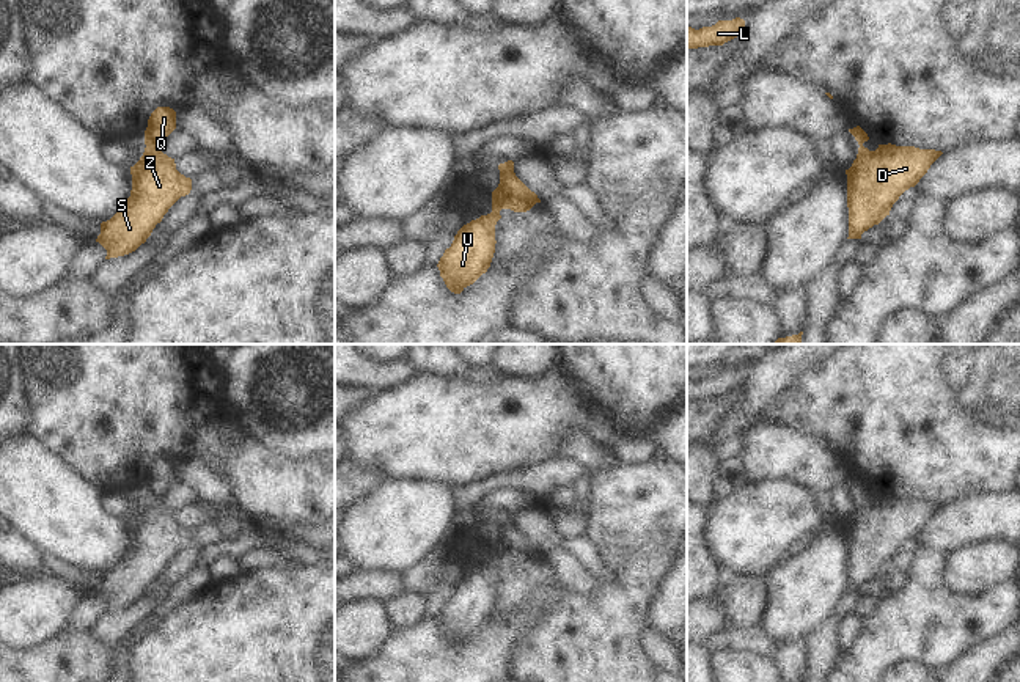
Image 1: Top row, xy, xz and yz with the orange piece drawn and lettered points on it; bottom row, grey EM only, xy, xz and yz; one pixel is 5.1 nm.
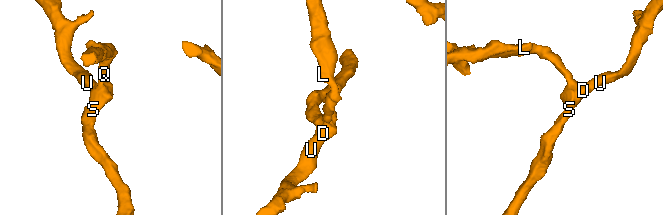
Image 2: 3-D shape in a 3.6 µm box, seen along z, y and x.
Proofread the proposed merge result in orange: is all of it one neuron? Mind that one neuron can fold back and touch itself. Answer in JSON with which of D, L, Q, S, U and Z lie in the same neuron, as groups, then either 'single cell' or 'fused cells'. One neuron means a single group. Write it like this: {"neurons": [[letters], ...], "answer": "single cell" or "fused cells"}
{"neurons": [["D", "S", "U", "Z"], ["L", "Q"]], "answer": "fused cells"}

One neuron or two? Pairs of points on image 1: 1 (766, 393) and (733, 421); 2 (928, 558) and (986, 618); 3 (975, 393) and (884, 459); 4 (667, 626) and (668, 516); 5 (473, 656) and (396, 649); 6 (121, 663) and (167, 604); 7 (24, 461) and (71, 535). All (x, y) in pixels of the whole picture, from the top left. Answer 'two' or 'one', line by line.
1: one
2: one
3: one
4: two
5: one
6: one
7: one

